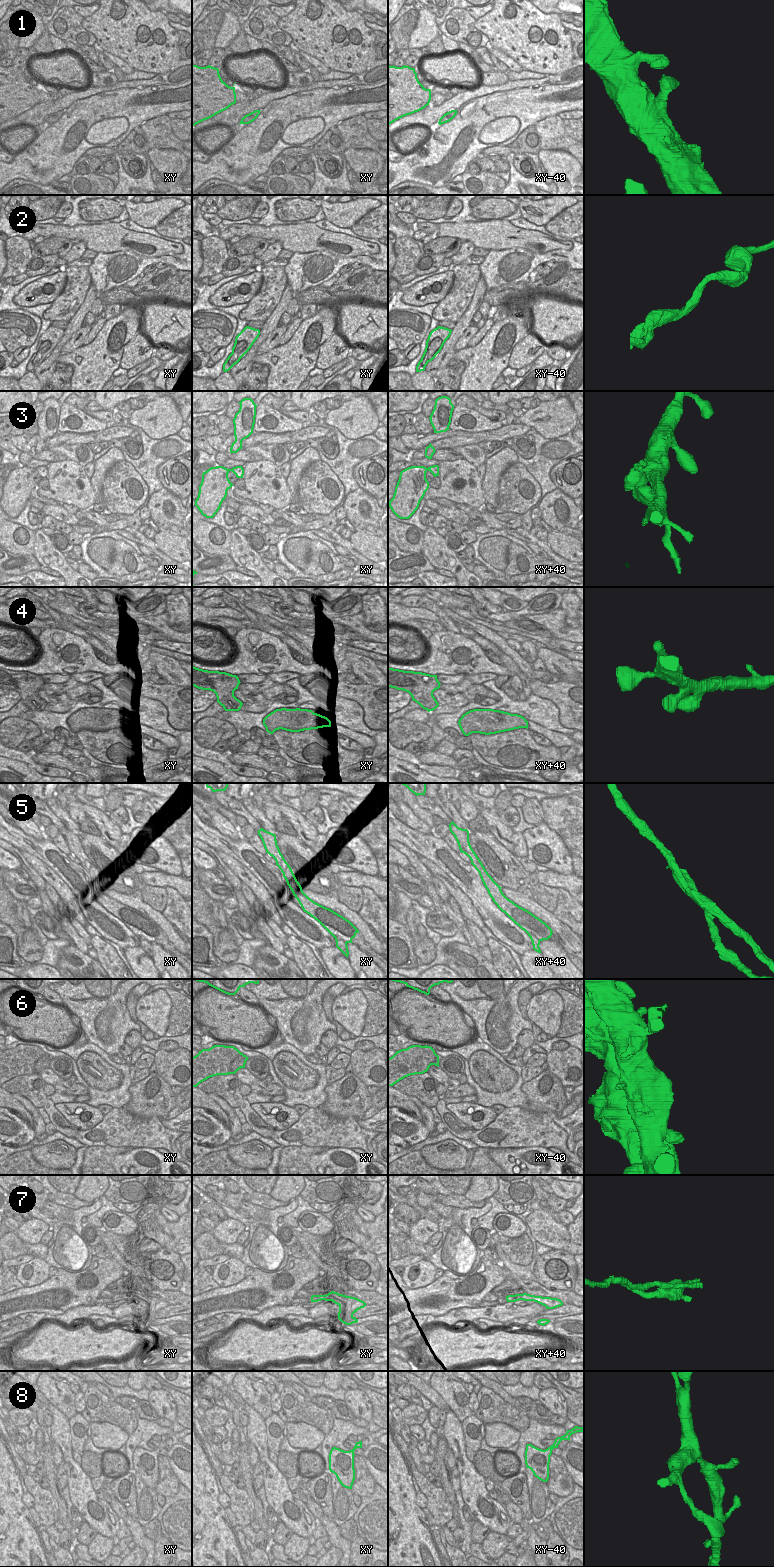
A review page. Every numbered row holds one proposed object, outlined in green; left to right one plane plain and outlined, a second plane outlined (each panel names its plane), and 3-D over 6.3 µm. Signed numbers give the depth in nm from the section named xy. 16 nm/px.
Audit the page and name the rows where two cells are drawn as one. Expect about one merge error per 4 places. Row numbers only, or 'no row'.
5, 6, 7.

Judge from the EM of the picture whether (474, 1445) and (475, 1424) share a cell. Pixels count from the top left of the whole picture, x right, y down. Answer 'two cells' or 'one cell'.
one cell

